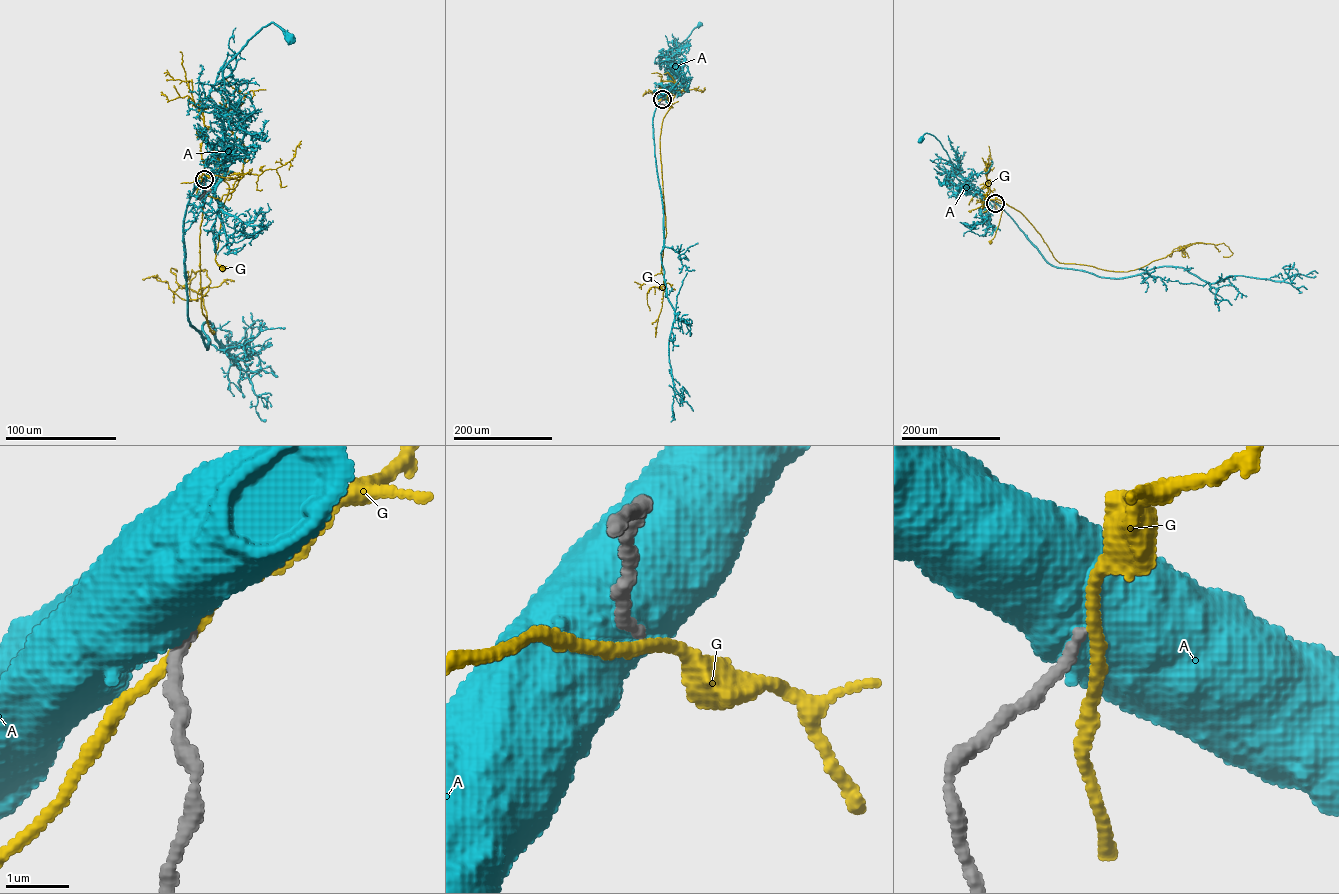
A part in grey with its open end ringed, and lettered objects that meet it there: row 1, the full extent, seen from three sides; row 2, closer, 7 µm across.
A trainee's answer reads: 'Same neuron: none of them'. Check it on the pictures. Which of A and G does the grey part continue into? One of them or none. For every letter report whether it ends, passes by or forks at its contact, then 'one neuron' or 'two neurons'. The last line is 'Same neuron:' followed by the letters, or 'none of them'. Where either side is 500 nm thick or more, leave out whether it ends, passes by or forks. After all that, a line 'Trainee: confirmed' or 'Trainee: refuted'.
A: two neurons
G: it passes by | two neurons
Same neuron: none of them
Trainee: confirmed

